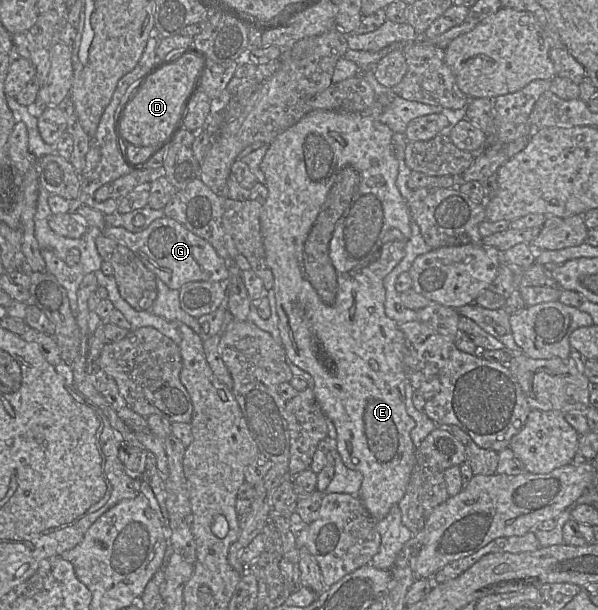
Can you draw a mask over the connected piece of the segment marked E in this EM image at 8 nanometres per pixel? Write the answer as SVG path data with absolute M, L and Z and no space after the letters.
M316 109L307 113L296 124L294 124L290 128L286 129L284 132L279 134L269 144L269 148L260 164L260 169L265 177L265 186L267 187L267 190L268 190L267 199L261 206L260 229L261 229L261 235L262 235L262 240L263 240L263 247L265 251L265 262L268 268L271 270L273 274L273 278L274 278L273 291L274 291L274 295L276 299L276 308L277 308L277 313L278 313L278 318L279 318L278 327L280 331L282 345L284 347L284 350L288 359L294 365L296 365L297 367L299 367L300 369L304 370L305 372L309 373L312 376L314 380L314 385L313 385L312 390L313 390L315 399L318 405L320 406L323 414L326 416L326 418L330 419L335 425L336 432L337 432L336 441L337 441L338 453L340 454L342 461L344 462L346 467L362 473L363 481L360 487L358 497L360 498L360 500L362 501L362 503L364 504L364 506L366 507L370 515L373 518L375 518L377 521L385 518L386 515L390 512L391 508L394 505L397 505L399 501L403 498L406 492L409 480L410 480L410 476L411 476L414 464L415 464L415 451L416 451L416 447L414 446L411 436L410 436L411 430L415 427L415 421L407 413L407 410L406 410L406 394L405 394L406 375L405 375L404 366L403 366L404 334L400 330L400 324L390 319L386 315L385 309L384 309L386 292L383 285L383 280L399 264L399 262L404 257L405 246L411 237L410 212L409 212L408 204L407 204L407 201L402 197L396 185L399 163L393 153L393 142L392 142L393 134L394 134L393 131L388 126L380 122L377 118L374 118L370 115L361 115L360 113L338 113L335 111Z

